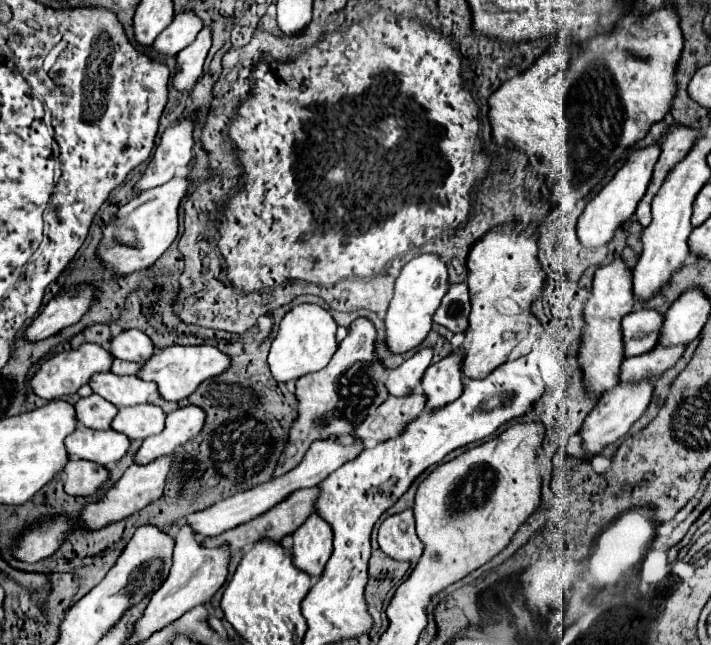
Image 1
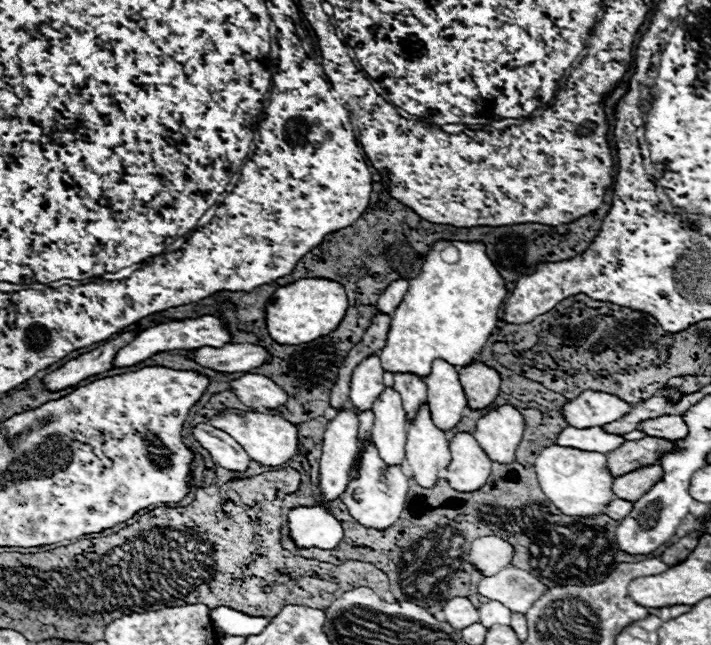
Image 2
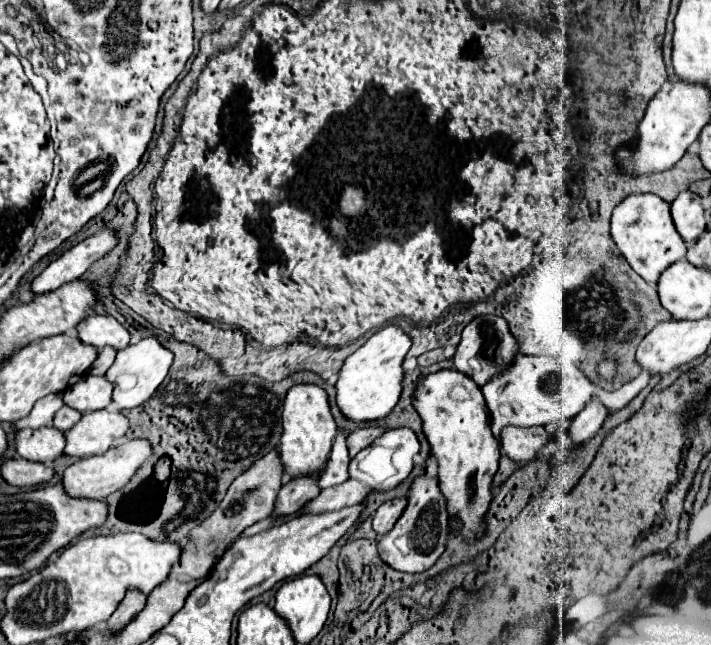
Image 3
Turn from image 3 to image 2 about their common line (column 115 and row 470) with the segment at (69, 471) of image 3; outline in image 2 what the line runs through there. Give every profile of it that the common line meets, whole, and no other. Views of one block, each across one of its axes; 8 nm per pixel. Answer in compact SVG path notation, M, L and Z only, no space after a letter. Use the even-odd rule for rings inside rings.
M458 432L450 440L450 452L452 460L444 472L448 484L458 492L480 490L492 472L492 460L478 446L476 438L472 434Z

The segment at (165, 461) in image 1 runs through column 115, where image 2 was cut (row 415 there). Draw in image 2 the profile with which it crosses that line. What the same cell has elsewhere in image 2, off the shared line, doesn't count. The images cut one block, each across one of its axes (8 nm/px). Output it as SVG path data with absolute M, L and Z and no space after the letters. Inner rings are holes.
M500 406L482 416L476 424L474 438L492 462L512 464L524 436L524 418L514 406Z

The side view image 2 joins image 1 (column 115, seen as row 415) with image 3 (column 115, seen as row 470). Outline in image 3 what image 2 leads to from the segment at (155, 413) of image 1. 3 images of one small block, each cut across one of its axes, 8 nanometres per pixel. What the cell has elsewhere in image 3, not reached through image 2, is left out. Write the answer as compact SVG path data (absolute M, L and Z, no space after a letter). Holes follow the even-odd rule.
M98 410L84 414L70 430L64 432L64 456L88 458L94 454L104 454L112 442L120 440L126 432L128 418L120 412Z

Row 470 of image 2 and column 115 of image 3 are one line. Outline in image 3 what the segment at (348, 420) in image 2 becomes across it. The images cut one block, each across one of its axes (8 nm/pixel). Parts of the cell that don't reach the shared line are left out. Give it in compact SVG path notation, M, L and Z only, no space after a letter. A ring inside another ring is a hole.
M88 314L78 326L78 338L84 344L90 344L94 348L124 348L130 342L128 330L112 316L102 316L102 314Z

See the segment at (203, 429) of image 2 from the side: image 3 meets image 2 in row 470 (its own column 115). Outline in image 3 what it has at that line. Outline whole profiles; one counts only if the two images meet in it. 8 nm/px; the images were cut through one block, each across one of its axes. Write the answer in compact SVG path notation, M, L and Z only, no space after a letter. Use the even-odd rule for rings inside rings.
M104 228L96 236L88 236L78 246L64 252L58 260L54 260L42 274L38 274L32 282L32 294L48 294L56 288L60 288L66 282L72 282L80 278L90 264L100 260L104 254L108 254L116 246L116 234Z

